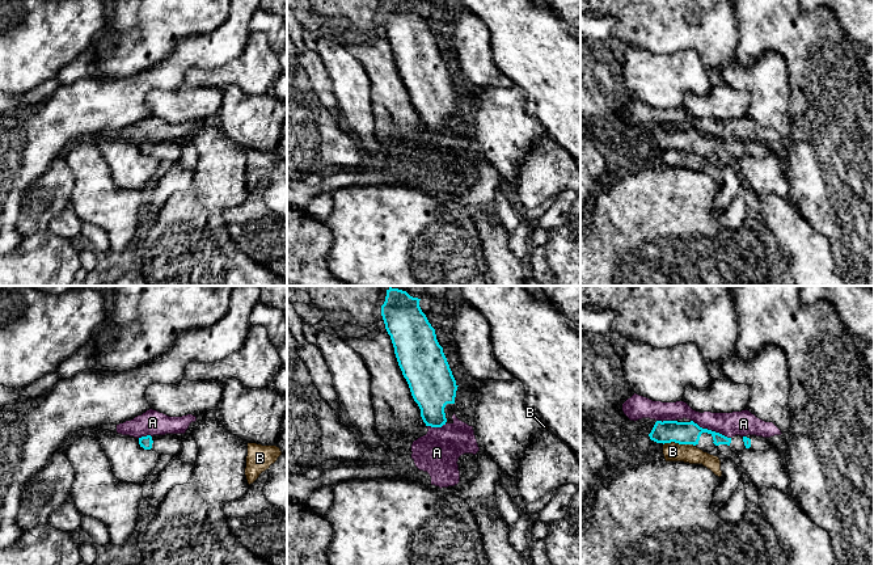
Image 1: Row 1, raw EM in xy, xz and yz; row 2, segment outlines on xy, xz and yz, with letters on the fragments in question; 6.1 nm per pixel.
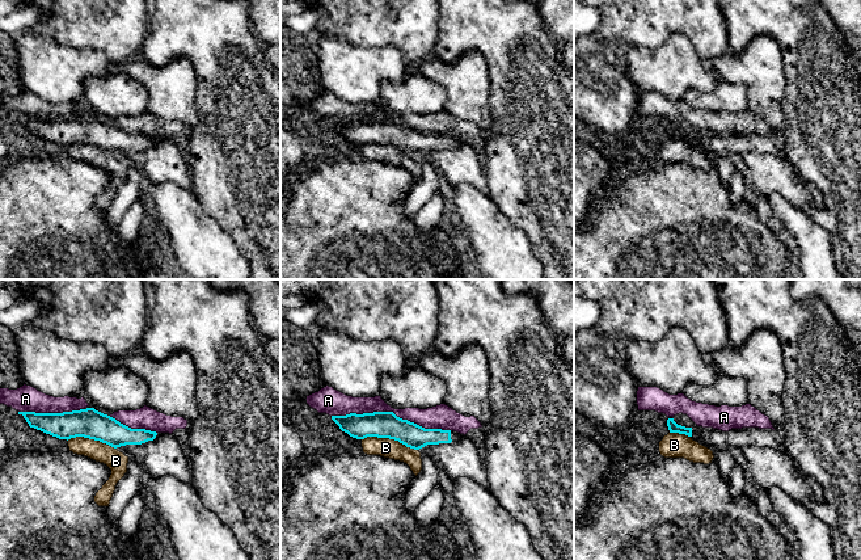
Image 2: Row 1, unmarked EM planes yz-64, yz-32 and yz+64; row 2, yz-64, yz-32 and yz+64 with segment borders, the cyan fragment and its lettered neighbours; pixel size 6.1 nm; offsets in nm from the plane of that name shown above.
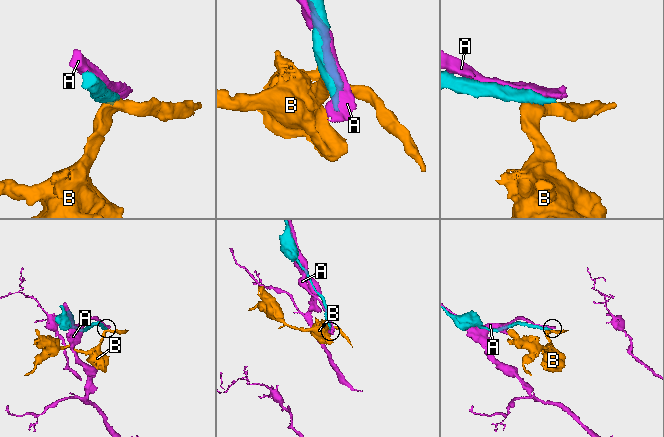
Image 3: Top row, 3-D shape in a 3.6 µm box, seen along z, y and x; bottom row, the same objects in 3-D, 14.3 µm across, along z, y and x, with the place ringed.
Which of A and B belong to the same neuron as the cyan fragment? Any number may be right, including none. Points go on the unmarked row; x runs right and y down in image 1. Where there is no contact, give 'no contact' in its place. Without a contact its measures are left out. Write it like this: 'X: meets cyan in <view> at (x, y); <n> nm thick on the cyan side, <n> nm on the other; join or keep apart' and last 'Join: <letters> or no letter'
A: meets cyan in yz at (710, 136); 140 nm thick on the cyan side, 150 nm on the other; keep apart
B: meets cyan in yz at (679, 150); 140 nm thick on the cyan side, 120 nm on the other; keep apart
Join: no letter

